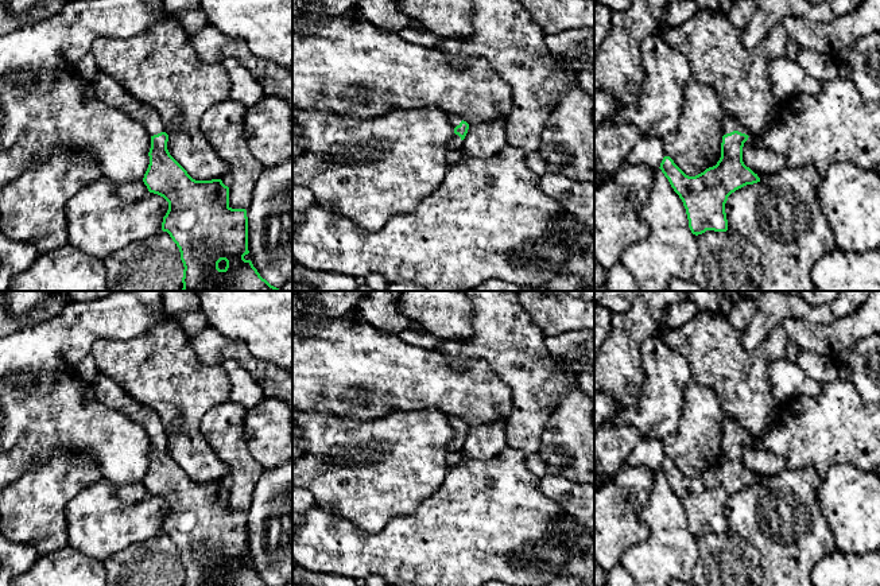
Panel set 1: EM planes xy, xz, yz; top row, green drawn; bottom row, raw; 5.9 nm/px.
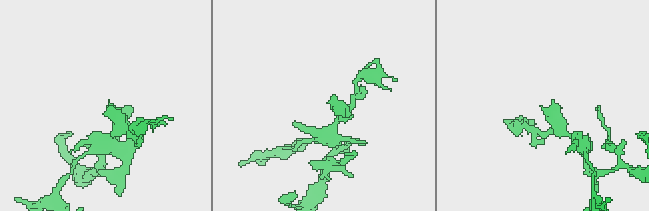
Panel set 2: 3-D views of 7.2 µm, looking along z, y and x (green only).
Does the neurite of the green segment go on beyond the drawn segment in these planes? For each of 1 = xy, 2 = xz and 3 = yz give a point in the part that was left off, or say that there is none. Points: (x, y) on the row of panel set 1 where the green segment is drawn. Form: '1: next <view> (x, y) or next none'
1: next xy (108, 89)
2: next xz (454, 144)
3: next yz (729, 124)

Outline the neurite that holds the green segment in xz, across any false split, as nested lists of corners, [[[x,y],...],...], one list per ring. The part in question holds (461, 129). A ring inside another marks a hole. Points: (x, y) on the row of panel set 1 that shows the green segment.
[[[446,113],[446,116],[450,125],[454,128],[454,137],[449,143],[447,148],[450,151],[457,151],[468,133],[469,124],[457,115]]]

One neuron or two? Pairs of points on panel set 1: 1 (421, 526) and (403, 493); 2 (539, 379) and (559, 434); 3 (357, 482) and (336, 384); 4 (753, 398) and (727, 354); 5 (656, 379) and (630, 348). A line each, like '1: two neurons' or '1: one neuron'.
1: two neurons
2: two neurons
3: two neurons
4: one neuron
5: two neurons

